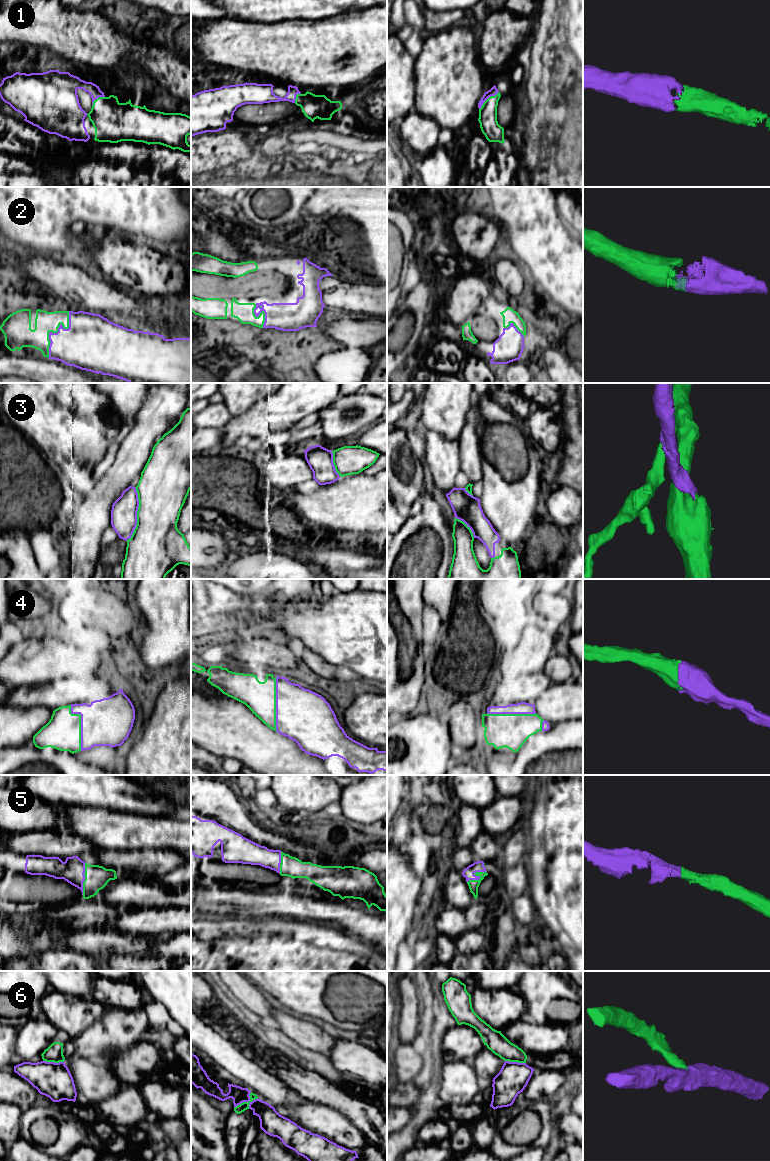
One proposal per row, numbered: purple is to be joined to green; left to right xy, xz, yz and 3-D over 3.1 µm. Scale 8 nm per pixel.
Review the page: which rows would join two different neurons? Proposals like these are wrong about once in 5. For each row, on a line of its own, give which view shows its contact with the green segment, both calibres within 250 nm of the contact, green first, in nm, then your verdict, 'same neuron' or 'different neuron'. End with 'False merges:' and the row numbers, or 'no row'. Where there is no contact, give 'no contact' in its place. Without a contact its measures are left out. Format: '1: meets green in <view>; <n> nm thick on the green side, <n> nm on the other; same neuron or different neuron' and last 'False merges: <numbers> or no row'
1: meets green in yz; 150 nm thick on the green side, 70 nm on the other; same neuron
2: meets green in xy; 170 nm thick on the green side, 380 nm on the other; same neuron
3: meets green in xy; 380 nm thick on the green side, 200 nm on the other; same neuron
4: meets green in xz; 260 nm thick on the green side, 420 nm on the other; same neuron
5: meets green in yz; 80 nm thick on the green side, 90 nm on the other; same neuron
6: meets green in xz; 70 nm thick on the green side, 130 nm on the other; different neuron
False merges: 6

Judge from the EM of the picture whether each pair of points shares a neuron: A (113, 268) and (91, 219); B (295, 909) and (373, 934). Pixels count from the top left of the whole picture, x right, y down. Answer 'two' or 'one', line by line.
A: two
B: one

